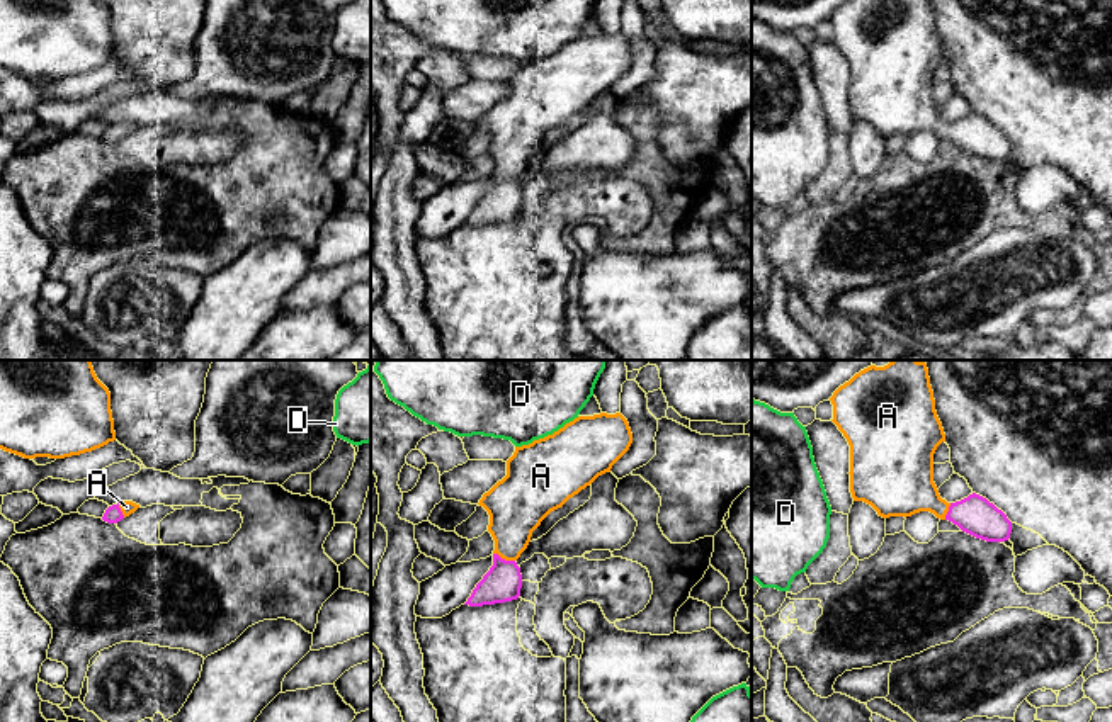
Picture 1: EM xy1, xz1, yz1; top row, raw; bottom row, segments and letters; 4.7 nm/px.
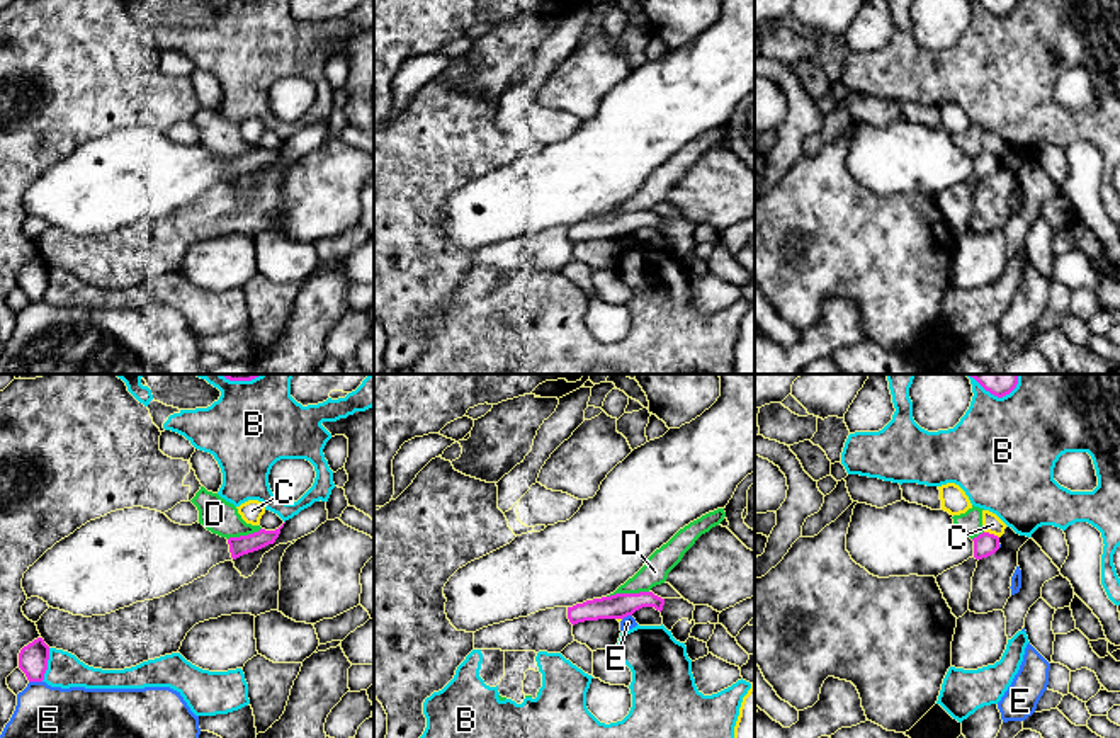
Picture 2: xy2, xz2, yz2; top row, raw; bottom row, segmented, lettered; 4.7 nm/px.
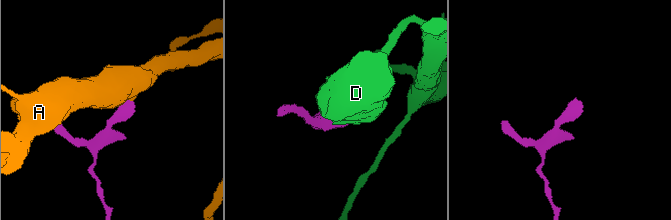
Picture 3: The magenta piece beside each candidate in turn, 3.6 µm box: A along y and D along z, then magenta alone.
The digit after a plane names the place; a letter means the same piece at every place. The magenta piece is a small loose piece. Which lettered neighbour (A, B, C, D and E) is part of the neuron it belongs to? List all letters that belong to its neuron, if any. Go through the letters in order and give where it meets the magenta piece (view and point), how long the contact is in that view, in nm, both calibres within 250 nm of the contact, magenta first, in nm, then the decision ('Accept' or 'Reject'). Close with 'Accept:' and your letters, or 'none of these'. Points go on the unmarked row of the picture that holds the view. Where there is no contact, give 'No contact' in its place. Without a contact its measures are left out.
A: Touches magenta at xz1 (504, 179). Shared border 110 nm. Thickness 180 nm (magenta) against 260 nm. Accept
B: Touches magenta at xy2 (46, 284). Shared border 170 nm. Thickness 140 nm (magenta) against 170 nm. Reject
C: Touches magenta at yz2 (991, 153). Shared border 80 nm. Thickness 110 nm (magenta) against 90 nm. Reject
D: Touches magenta at xz2 (627, 213). Shared border 200 nm. Thickness 120 nm (magenta) against 130 nm. Reject
E: Touches magenta at xy2 (36, 300). Shared border 60 nm. Thickness 140 nm (magenta) against 400 nm. Reject
Accept: A

